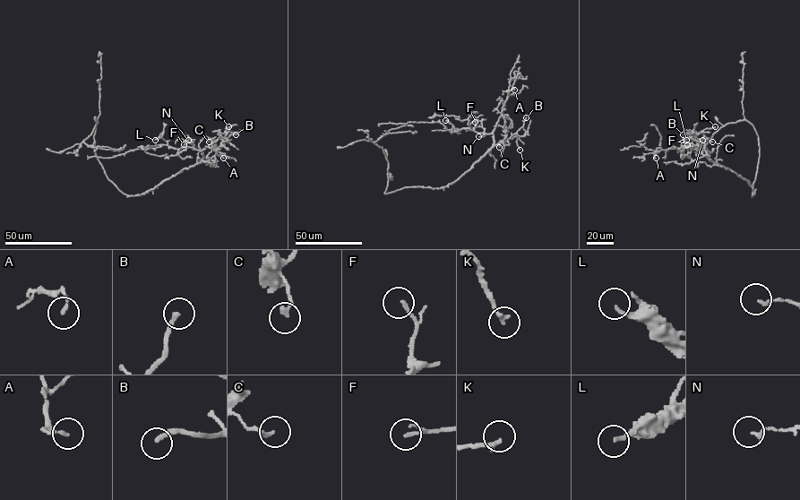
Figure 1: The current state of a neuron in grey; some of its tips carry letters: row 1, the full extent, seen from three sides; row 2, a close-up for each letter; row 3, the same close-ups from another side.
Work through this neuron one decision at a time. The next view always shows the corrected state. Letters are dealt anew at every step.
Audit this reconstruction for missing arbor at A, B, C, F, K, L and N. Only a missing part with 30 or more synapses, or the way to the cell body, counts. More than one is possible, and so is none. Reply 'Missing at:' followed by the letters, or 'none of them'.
Missing at: B

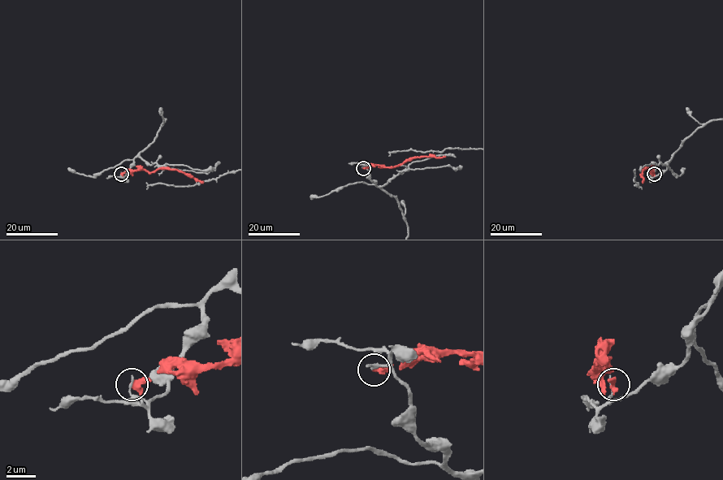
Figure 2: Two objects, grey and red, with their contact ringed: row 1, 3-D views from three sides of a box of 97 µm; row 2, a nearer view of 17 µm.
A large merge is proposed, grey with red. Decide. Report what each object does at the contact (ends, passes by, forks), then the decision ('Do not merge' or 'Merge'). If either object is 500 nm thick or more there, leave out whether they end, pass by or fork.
At the ring grey passes by. At the ring red ends. Do not merge

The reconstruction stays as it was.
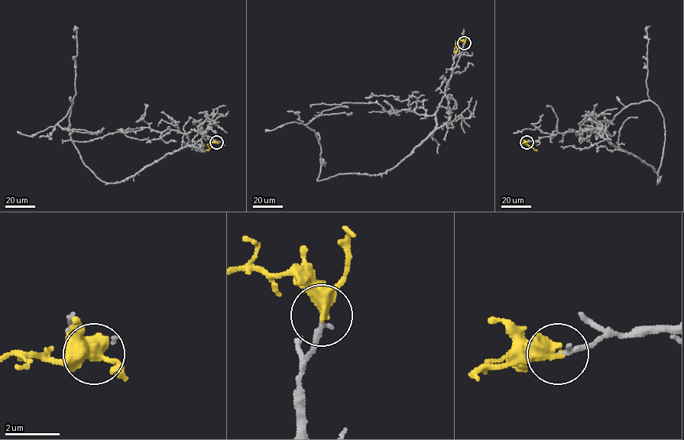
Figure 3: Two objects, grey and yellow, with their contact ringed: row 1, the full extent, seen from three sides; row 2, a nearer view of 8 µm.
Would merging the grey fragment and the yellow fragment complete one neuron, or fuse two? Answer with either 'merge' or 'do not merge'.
merge

